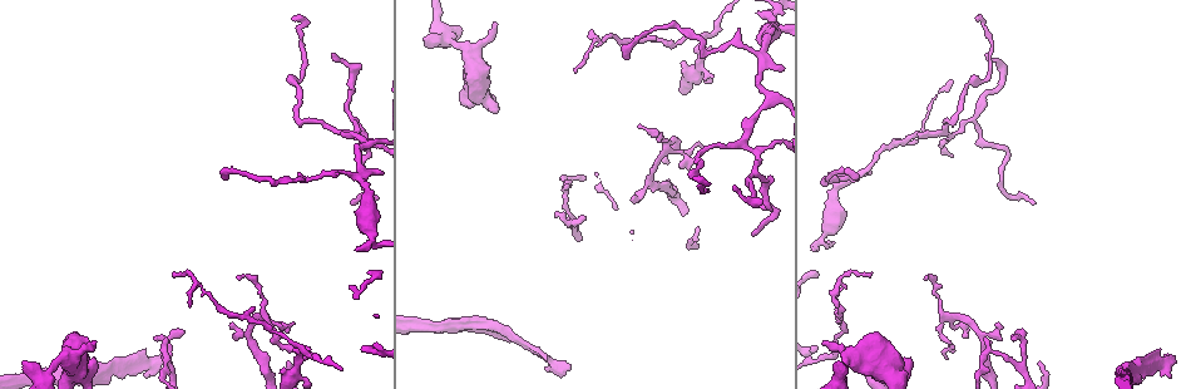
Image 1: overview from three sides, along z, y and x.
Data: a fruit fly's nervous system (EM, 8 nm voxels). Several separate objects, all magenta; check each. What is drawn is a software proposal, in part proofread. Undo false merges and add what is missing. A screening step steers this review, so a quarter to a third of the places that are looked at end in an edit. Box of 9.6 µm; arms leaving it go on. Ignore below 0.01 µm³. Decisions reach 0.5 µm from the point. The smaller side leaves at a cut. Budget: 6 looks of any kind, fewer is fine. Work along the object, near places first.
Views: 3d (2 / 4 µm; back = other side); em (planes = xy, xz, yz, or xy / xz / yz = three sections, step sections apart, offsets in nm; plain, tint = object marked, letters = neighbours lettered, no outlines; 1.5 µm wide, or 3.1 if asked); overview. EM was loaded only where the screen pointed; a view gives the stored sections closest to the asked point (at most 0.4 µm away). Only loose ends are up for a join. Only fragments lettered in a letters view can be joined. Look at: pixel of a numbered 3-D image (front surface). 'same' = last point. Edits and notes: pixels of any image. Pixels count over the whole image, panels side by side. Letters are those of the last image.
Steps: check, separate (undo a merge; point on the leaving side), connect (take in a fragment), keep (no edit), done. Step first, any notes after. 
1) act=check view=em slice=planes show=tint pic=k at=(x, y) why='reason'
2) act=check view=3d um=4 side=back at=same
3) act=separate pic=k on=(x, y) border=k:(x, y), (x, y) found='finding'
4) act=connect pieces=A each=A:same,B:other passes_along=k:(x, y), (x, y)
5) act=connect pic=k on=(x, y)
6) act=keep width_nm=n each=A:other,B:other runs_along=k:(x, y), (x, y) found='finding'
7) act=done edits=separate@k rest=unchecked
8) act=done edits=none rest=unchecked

act=check view=3d um=4 pic=1 at=(1165, 354) why='tapers out'

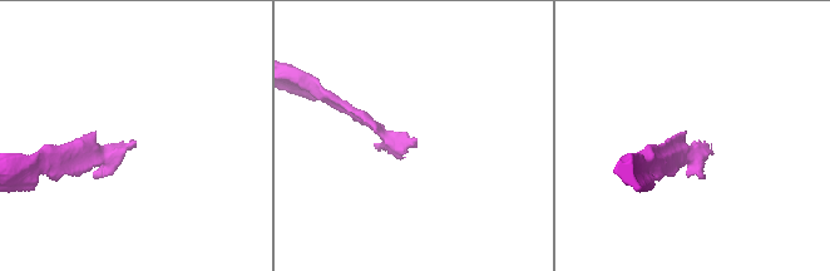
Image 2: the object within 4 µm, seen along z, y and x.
act=check view=em slice=xz step=4 show=letters pic=2 at=(417, 140) why='now the EM'

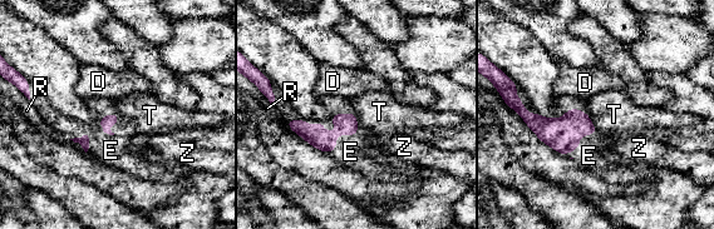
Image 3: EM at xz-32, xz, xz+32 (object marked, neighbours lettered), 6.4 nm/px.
act=connect pieces=E each=D:other,E:same,R:other,T:other,Z:other found='it goes on there'

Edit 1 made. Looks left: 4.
act=check view=overview why='see it whole again'

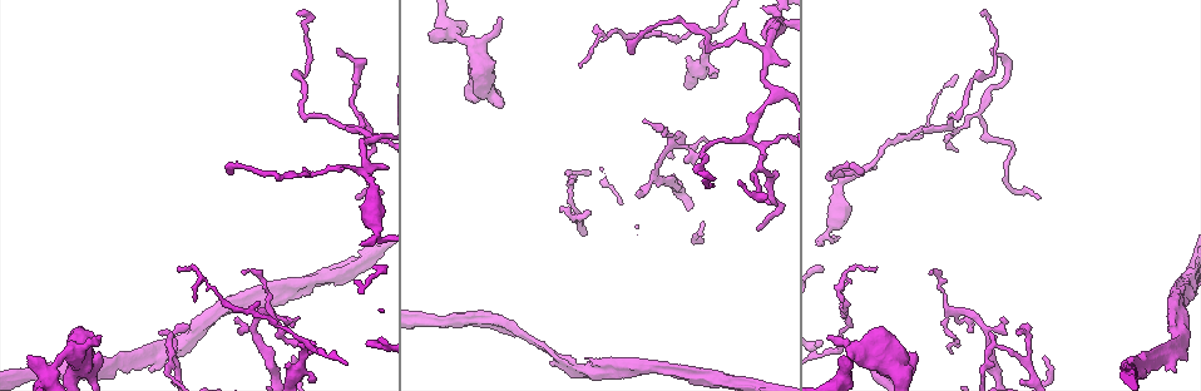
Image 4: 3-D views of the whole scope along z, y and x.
act=check view=3d um=4 pic=4 at=(1008, 70) why='abrupt turn'

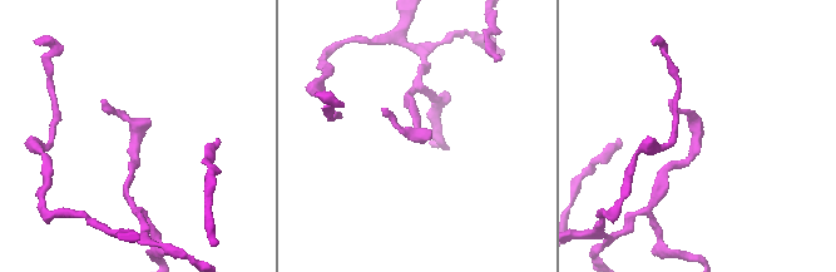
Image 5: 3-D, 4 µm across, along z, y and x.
act=check view=em slice=planes show=letters pic=5 at=(696, 131) why='shape alone is not enough'

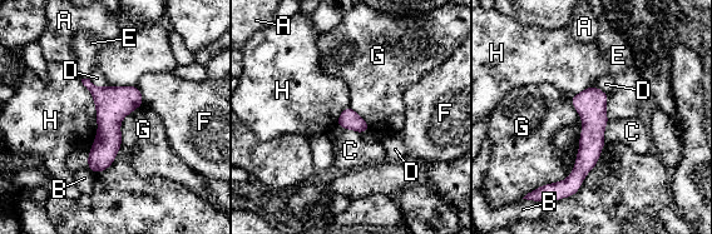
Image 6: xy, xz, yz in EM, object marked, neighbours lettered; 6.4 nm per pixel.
act=keep each=A:other,B:other,C:other,D:other,E:other,F:other,G:other,H:other border=6:(581, 138), (573, 170), (540, 185) found='continuous, no second neuron'

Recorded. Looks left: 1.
act=done edits=connect@3 rest=unchecked

